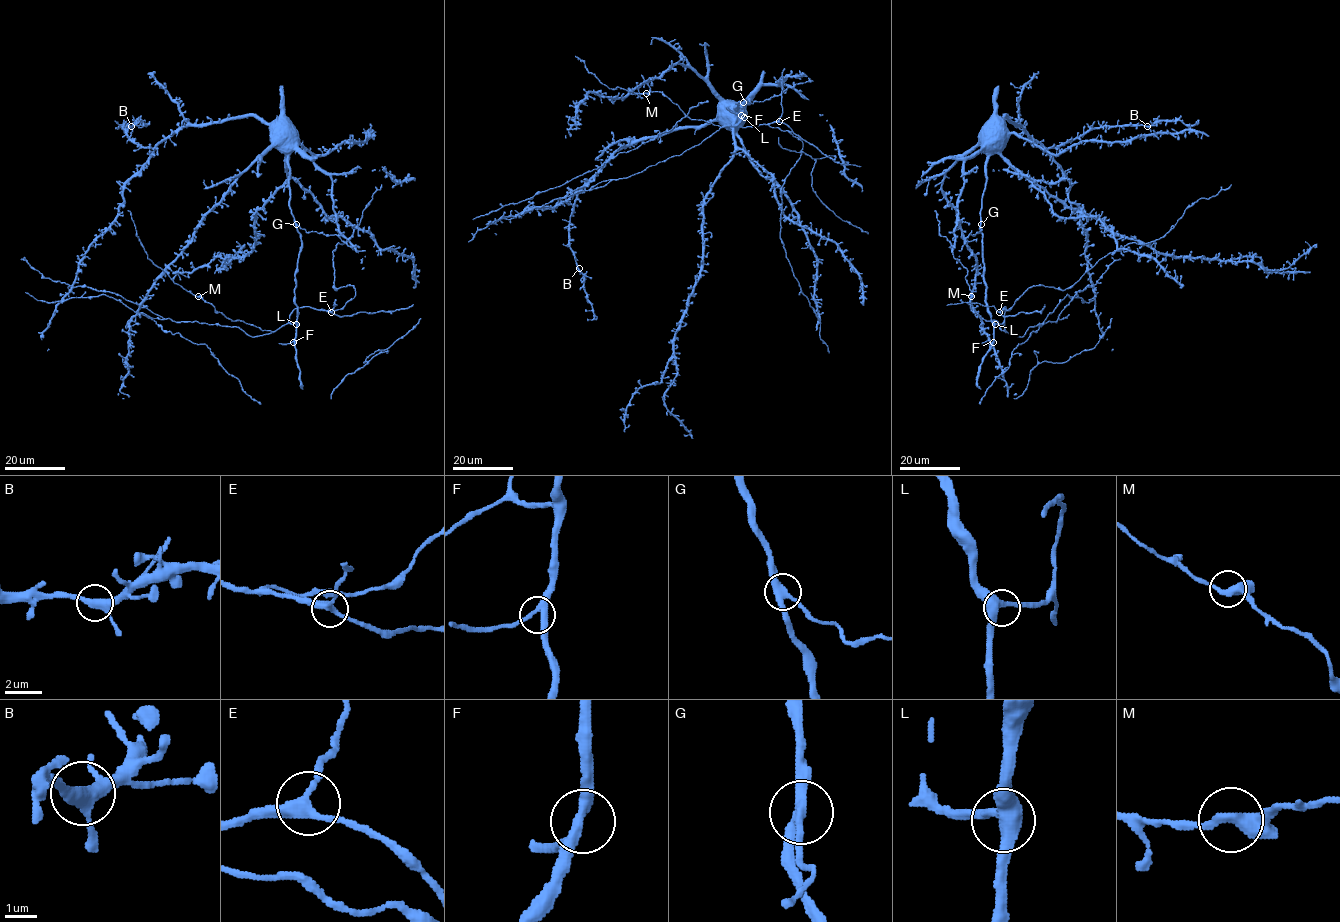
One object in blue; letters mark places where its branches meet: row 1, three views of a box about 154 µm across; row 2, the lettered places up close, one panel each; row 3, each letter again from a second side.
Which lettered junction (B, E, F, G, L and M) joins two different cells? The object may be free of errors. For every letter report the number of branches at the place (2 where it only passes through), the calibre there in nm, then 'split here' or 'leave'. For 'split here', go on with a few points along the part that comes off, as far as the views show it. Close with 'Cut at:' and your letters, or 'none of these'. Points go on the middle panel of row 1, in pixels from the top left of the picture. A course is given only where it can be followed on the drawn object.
B: 3 | 360 nm | leave
E: 3 | 300 nm | leave
F: 3 | 280 nm | leave
G: 3 | 320 nm | split here | (744, 102), (768, 100), (789, 87), (813, 80)
L: 3 | 440 nm | leave
M: 3 | 320 nm | leave
Cut at: G

